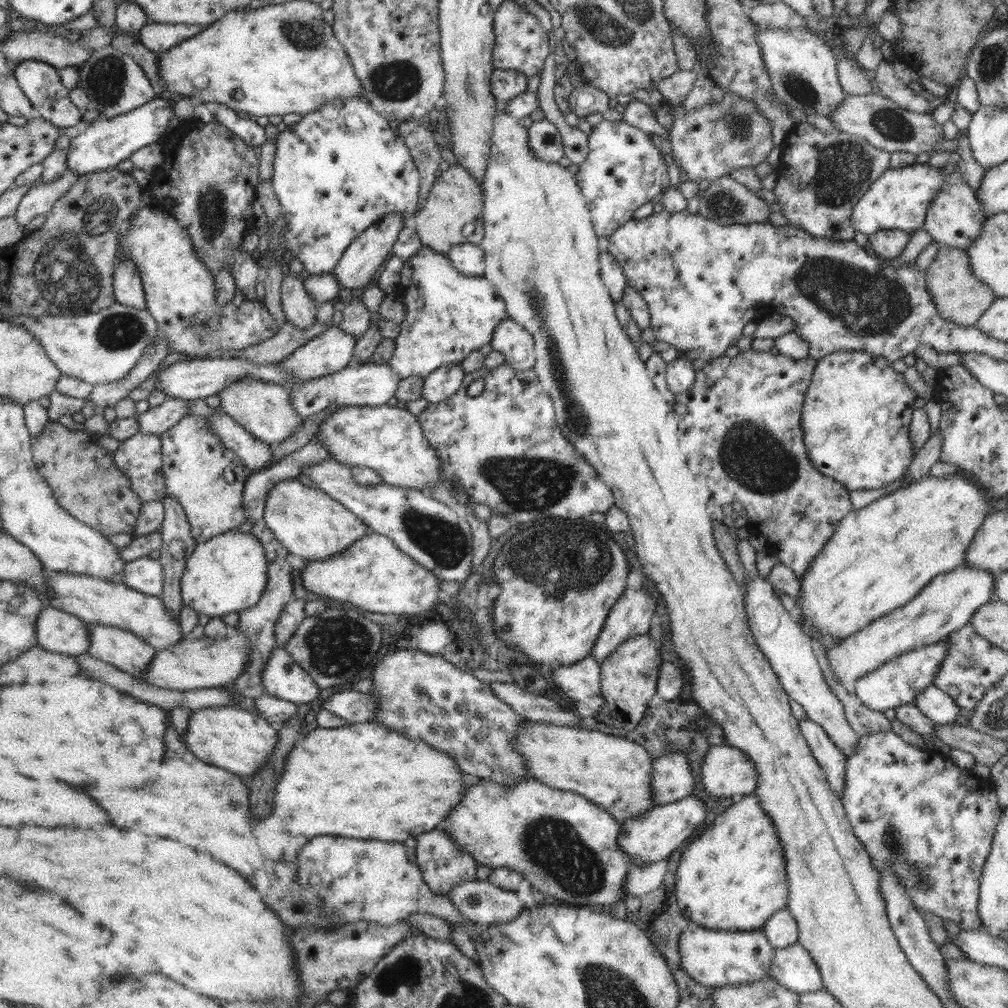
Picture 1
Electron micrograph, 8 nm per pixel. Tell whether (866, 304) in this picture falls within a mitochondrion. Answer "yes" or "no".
yes

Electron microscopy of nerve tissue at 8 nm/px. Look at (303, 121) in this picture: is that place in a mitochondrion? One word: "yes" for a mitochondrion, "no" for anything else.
no

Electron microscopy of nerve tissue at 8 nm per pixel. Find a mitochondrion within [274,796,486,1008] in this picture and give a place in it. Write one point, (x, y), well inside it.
(404, 970)

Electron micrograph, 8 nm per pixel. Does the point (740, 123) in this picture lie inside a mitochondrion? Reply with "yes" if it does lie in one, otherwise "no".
yes

